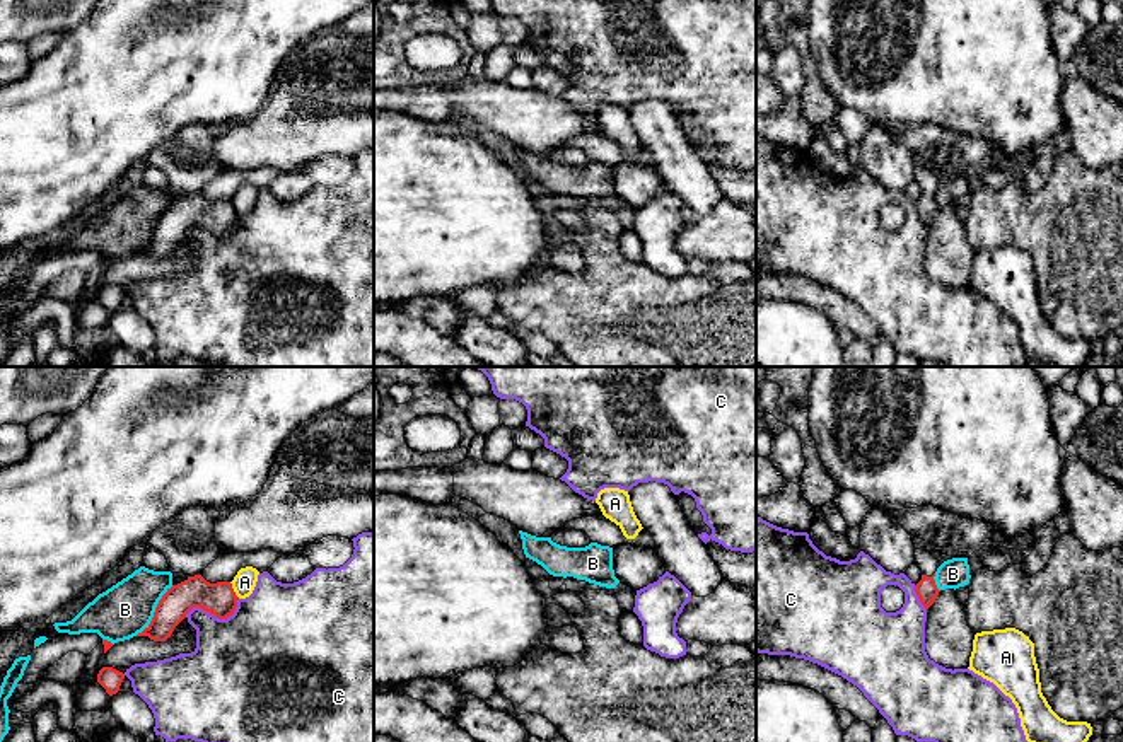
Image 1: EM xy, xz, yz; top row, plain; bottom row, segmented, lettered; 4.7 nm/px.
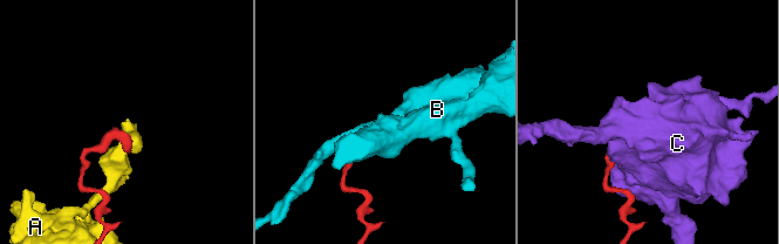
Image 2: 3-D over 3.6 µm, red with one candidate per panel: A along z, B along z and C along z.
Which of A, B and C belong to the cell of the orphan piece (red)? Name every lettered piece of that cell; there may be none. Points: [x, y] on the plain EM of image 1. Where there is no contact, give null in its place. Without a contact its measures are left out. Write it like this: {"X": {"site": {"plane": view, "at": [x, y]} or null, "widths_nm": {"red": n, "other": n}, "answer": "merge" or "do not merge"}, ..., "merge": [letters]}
{"A": {"site": {"plane": "xy", "at": [232, 208]}, "widths_nm": {"red": 160, "other": 110}, "answer": "do not merge"}, "B": {"site": {"plane": "xy", "at": [156, 229]}, "widths_nm": {"red": 150, "other": 260}, "answer": "do not merge"}, "C": {"site": {"plane": "xy", "at": [215, 234]}, "widths_nm": {"red": 160, "other": 440}, "answer": "do not merge"}, "merge": []}

